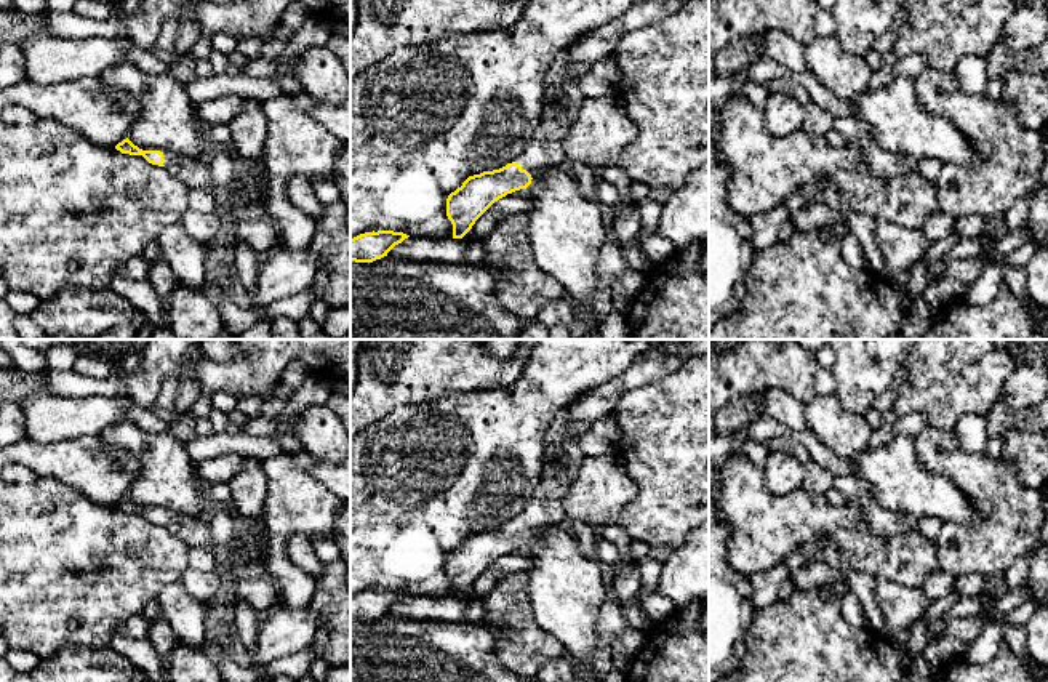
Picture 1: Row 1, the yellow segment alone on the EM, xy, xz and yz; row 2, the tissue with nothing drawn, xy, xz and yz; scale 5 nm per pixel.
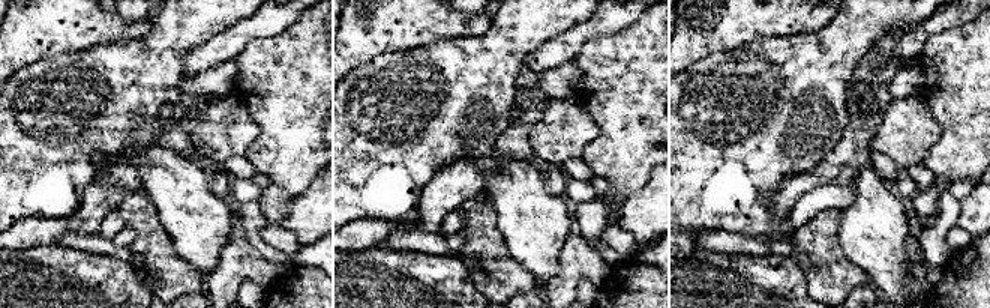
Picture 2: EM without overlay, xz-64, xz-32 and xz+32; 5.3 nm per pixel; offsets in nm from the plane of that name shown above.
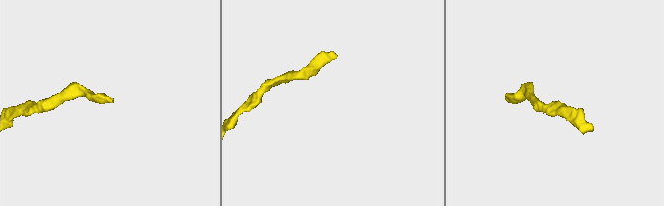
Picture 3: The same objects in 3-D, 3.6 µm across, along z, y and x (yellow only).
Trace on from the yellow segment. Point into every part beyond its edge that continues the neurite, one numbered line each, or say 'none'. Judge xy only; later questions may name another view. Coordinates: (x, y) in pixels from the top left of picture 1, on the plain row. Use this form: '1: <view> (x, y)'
1: xy (194, 532)

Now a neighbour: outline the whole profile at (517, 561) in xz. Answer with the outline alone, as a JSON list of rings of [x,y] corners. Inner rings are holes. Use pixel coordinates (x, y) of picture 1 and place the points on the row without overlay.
[[[526,548],[515,549],[494,560],[472,584],[470,592],[475,600],[491,594],[496,583],[509,573],[525,573],[531,567],[531,556]]]

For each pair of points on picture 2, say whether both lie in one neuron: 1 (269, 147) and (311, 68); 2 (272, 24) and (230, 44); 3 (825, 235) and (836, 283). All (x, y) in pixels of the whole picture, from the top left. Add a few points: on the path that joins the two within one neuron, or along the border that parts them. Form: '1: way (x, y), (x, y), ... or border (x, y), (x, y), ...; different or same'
1: way (288, 128), (291, 87); same
2: way (261, 24), (240, 35); same
3: way (825, 247), (825, 266), (828, 271); same

